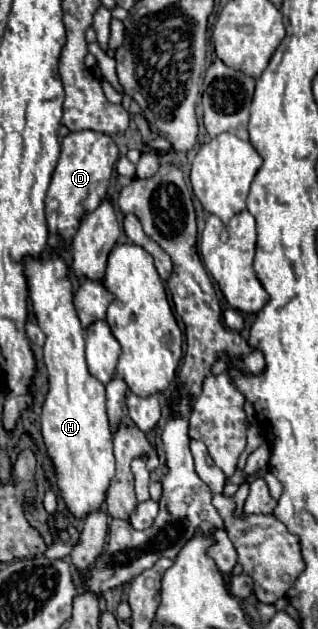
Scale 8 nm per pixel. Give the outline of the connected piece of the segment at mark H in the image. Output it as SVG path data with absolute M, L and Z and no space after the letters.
M52 255L50 259L26 259L24 261L24 273L30 287L30 299L32 307L38 319L38 327L46 333L44 343L44 363L48 369L48 395L42 405L42 439L46 445L46 451L50 455L50 461L56 471L56 487L60 491L62 501L68 507L68 513L76 519L84 519L94 511L102 509L102 503L106 501L108 485L114 477L114 455L112 455L112 433L108 425L106 415L106 393L104 385L96 381L86 367L84 359L84 329L80 325L80 319L72 305L72 285L68 279L68 267L62 257Z

